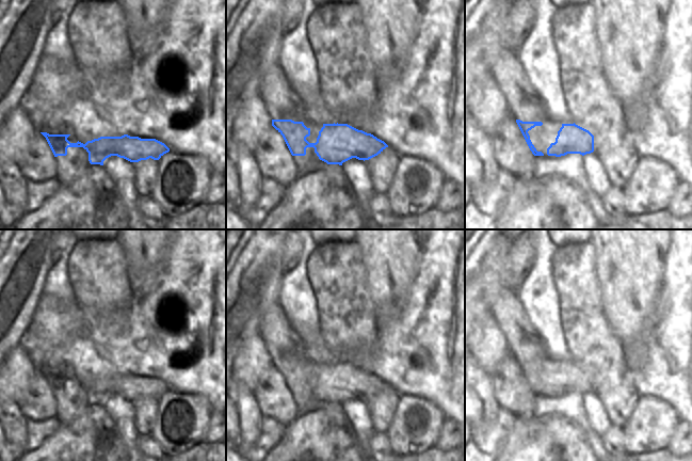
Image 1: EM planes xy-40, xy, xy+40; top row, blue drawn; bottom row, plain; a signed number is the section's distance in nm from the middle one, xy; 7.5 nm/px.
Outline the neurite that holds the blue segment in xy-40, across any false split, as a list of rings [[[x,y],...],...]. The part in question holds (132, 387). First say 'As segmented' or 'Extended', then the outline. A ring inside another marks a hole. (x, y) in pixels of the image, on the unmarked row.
As segmented. [[[41,371],[47,379],[54,396],[66,395],[68,386],[83,386],[88,392],[91,403],[103,404],[103,400],[117,395],[130,401],[139,401],[149,397],[159,399],[170,387],[156,378],[141,378],[124,373],[122,376],[100,376],[85,383],[81,381],[70,382],[67,377],[70,373],[49,373]]]

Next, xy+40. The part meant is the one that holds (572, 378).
As segmented. [[[562,363],[556,381],[547,387],[548,395],[561,396],[567,393],[582,395],[594,391],[594,375],[586,368],[574,363]]]

